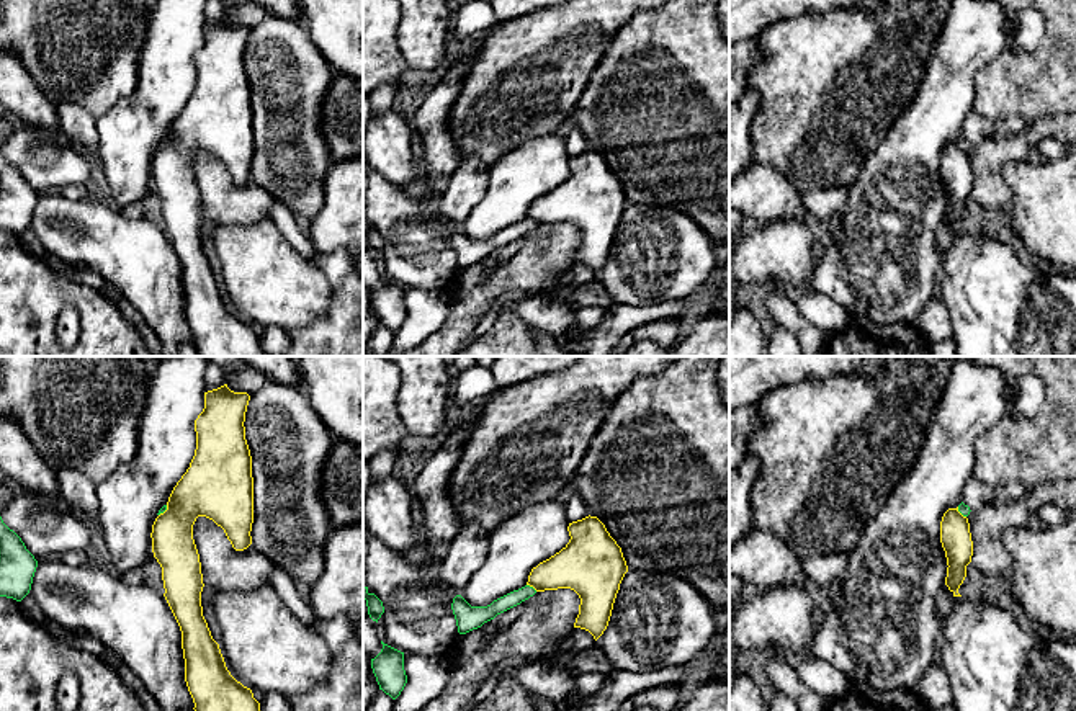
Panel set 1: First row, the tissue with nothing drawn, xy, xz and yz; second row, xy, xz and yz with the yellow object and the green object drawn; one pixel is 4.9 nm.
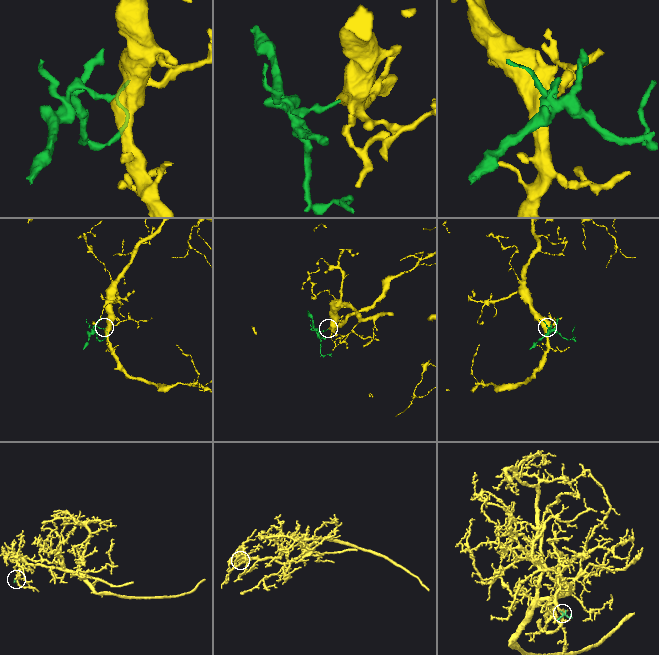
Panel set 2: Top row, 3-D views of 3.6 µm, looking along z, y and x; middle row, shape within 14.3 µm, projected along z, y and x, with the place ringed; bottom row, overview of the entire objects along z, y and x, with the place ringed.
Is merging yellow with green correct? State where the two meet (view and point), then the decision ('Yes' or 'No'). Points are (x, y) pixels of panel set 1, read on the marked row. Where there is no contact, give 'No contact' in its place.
Touches yellow at xz (532, 585). No

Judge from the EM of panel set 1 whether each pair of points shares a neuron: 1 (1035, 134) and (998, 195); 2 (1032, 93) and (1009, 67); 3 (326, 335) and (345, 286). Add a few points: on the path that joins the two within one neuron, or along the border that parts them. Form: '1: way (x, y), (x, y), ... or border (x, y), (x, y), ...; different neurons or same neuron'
1: way (1017, 146), (995, 165), (995, 177); same neuron
2: way (1026, 87), (1016, 74); same neuron
3: way (337, 324), (345, 316), (345, 298); same neuron

